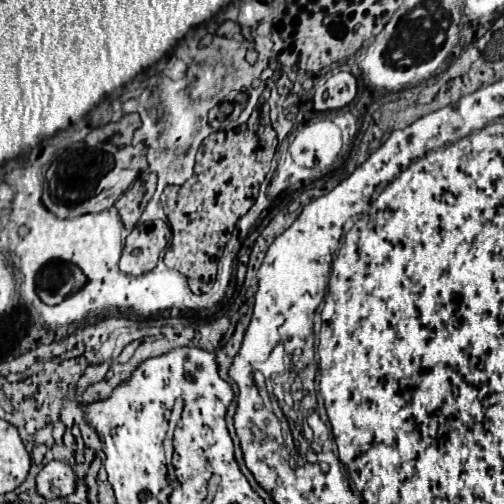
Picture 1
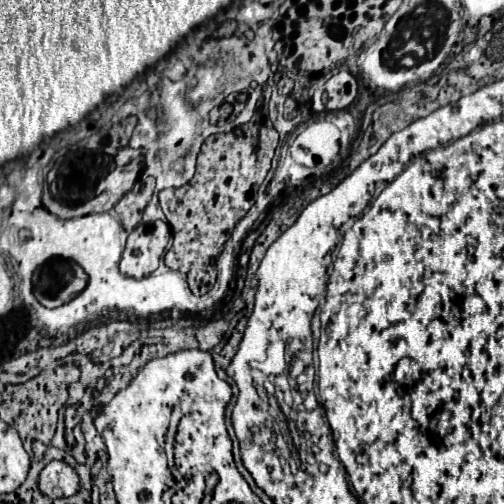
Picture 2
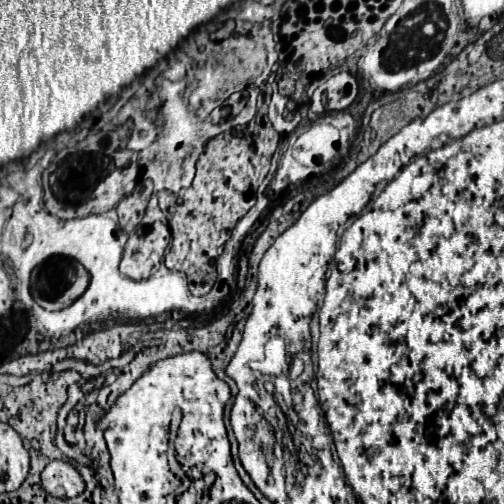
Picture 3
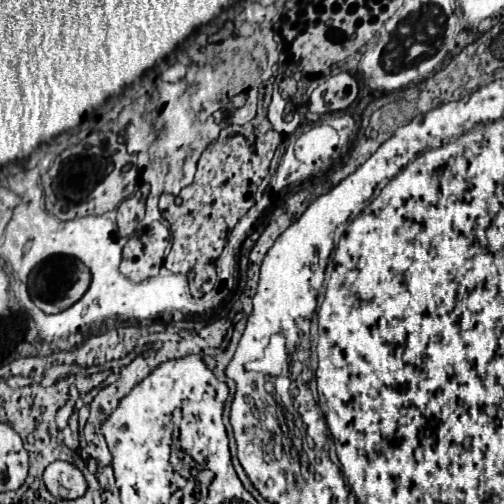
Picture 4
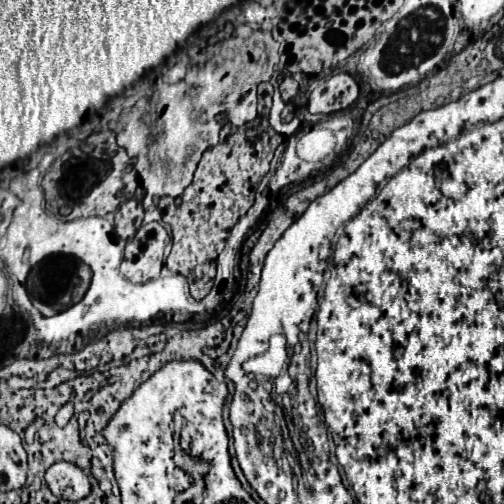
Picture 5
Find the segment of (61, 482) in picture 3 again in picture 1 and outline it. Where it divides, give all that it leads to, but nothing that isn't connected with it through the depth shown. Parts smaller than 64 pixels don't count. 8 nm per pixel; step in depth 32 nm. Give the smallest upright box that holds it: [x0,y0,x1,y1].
[36,462,76,498]

